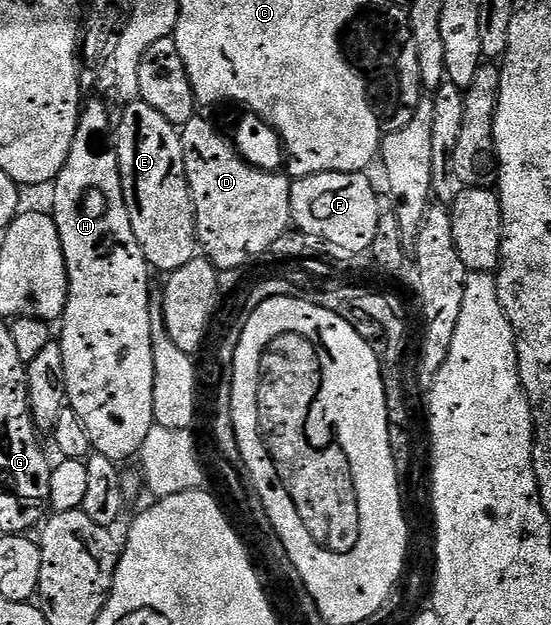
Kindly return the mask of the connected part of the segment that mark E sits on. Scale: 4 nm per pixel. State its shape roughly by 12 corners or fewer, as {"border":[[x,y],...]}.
{"border":[[126,104],[113,139],[133,233],[156,272],[197,255],[183,137]]}

